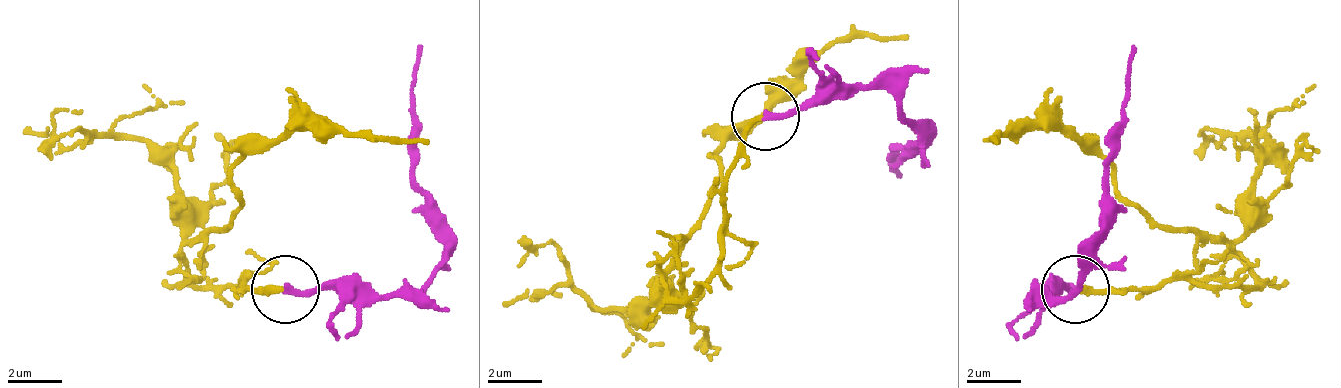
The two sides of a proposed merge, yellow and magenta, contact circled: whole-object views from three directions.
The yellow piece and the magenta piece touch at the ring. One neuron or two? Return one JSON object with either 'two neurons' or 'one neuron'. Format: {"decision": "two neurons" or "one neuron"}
{"decision": "two neurons"}

